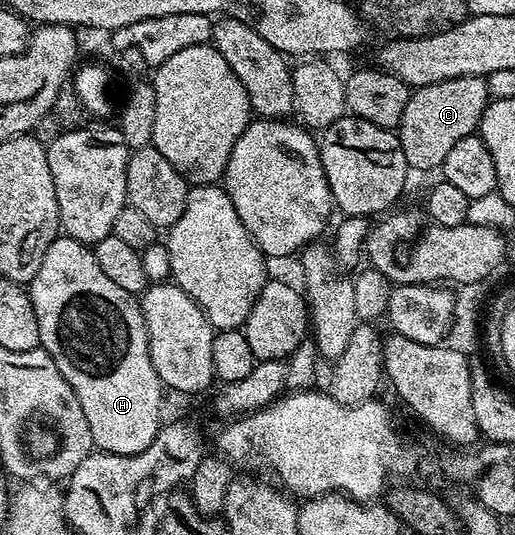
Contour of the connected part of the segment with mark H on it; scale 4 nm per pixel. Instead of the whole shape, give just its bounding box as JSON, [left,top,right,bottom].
[29,235,165,455]

